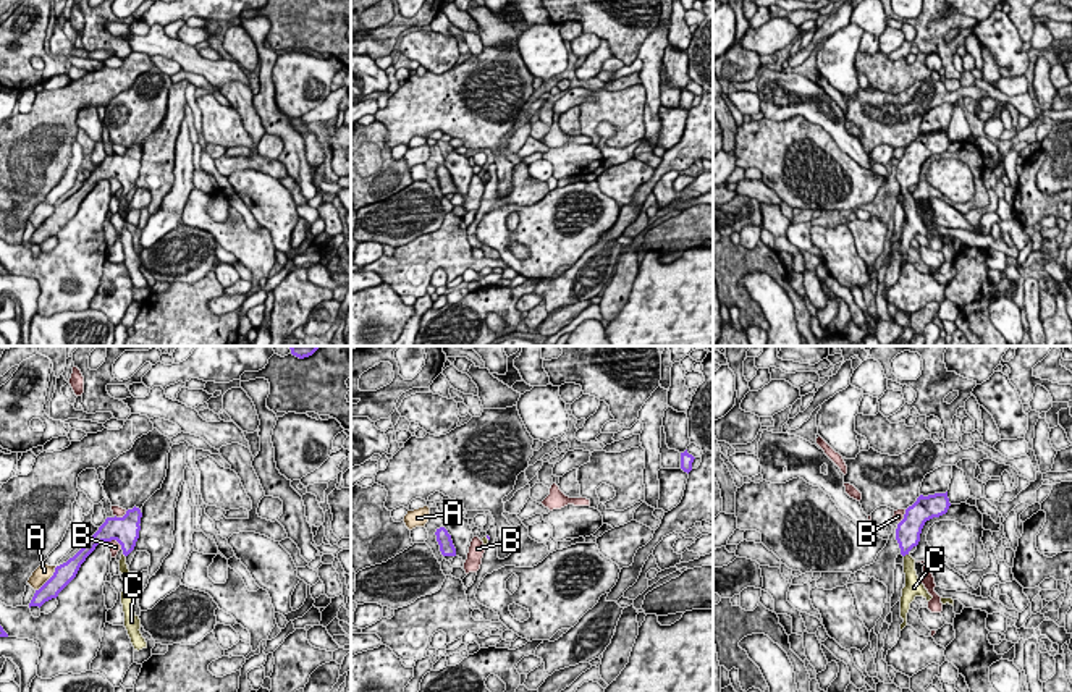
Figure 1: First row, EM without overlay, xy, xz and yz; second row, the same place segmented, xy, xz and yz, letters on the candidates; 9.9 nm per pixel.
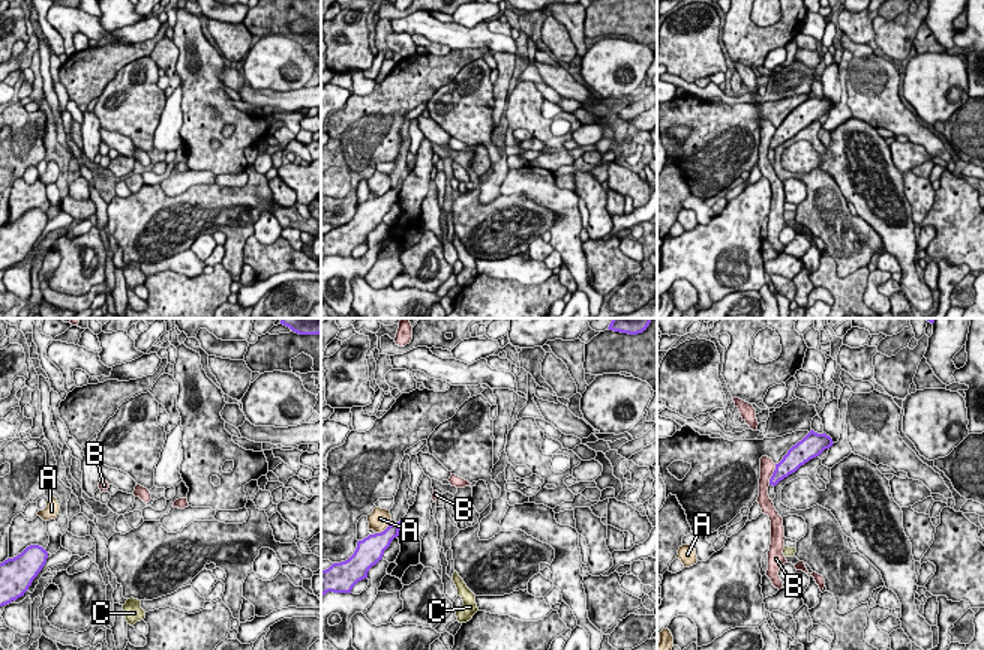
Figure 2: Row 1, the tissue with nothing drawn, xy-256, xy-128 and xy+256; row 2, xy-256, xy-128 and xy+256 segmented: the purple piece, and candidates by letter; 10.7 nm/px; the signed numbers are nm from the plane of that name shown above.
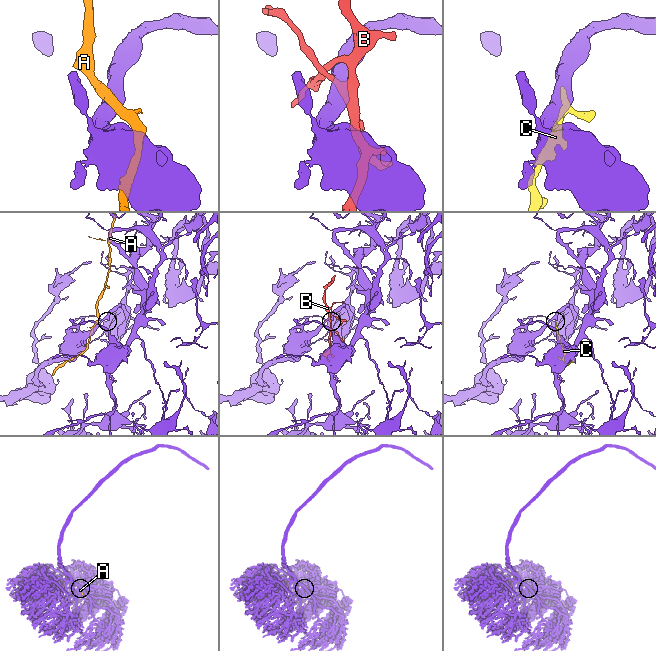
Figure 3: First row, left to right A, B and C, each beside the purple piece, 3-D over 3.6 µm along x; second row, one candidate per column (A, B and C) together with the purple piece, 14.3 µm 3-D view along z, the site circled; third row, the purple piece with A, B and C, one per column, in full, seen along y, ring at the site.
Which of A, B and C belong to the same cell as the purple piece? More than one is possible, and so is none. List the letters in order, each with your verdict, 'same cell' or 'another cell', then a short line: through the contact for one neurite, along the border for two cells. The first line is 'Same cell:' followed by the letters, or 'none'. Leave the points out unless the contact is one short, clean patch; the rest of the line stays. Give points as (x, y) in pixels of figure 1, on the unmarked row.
Same cell: C
A: another cell
B: another cell
C: same cell; line yz (907, 172), (906, 191), (909, 201)

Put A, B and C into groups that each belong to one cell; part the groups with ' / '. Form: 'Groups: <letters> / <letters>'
Groups: A / B / C

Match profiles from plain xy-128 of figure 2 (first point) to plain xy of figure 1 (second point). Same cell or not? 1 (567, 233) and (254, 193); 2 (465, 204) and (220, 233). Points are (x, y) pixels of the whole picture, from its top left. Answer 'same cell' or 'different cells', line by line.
1: different cells
2: different cells

